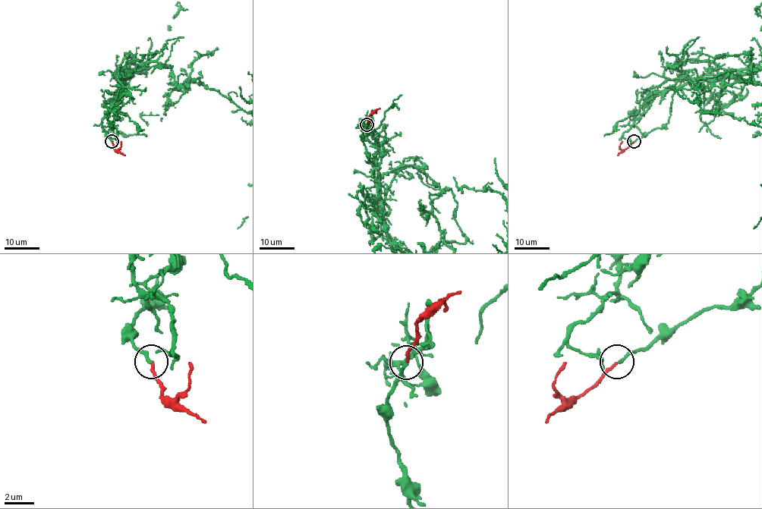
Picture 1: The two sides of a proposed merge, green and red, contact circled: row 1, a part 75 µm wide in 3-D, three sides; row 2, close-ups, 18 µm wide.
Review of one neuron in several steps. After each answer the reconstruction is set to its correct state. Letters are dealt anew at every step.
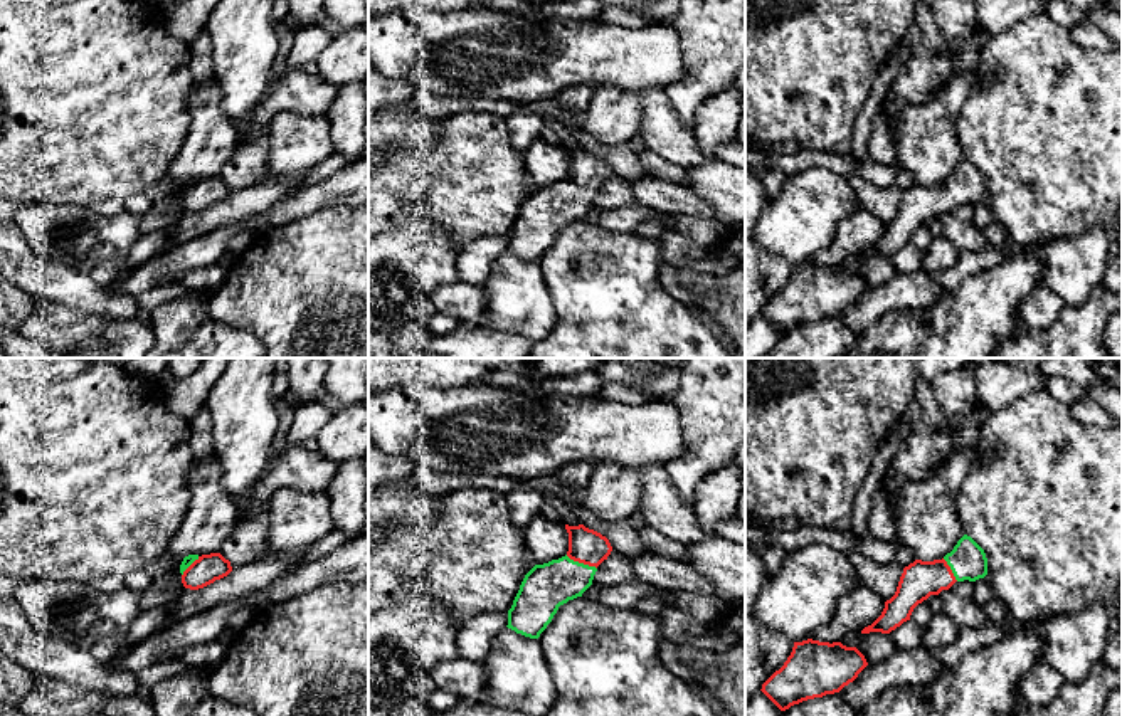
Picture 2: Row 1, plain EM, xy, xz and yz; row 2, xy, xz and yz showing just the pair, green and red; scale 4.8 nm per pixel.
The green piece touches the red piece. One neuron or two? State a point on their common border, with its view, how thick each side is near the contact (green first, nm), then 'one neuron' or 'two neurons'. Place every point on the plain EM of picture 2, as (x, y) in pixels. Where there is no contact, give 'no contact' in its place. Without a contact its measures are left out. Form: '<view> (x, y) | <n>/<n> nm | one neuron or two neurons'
xz (581, 187) | 220/170 nm | one neuron

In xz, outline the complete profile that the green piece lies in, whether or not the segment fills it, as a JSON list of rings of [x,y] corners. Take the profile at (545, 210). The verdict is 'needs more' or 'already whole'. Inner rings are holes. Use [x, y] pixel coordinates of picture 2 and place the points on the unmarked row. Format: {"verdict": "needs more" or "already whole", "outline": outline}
{"verdict": "needs more", "outline": [[[584,148],[569,150],[569,175],[558,183],[535,188],[523,202],[508,234],[508,252],[538,262],[558,230],[582,220],[592,208],[597,190],[612,170],[606,160]]]}

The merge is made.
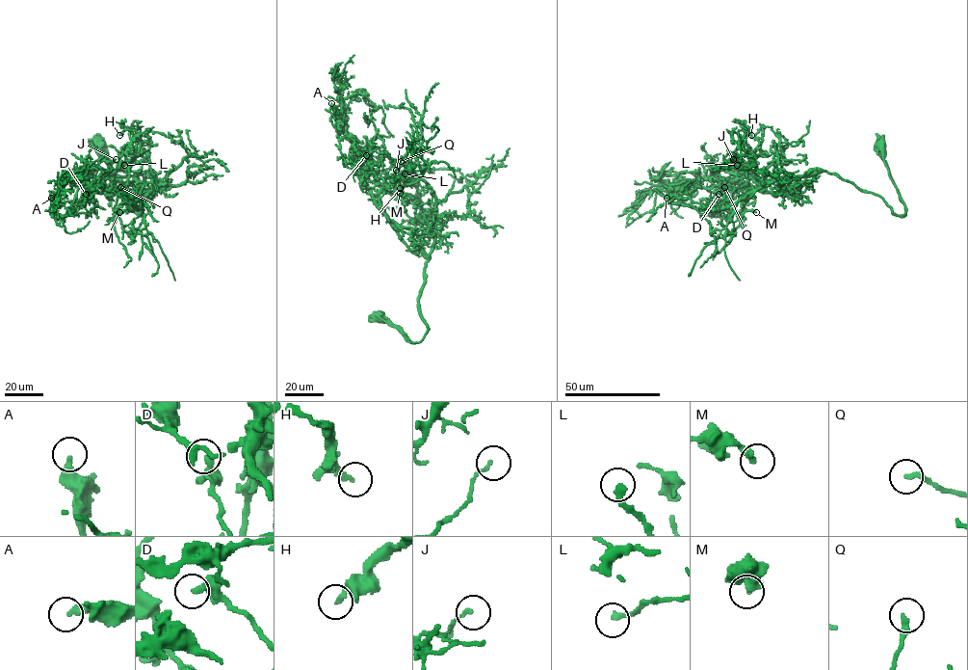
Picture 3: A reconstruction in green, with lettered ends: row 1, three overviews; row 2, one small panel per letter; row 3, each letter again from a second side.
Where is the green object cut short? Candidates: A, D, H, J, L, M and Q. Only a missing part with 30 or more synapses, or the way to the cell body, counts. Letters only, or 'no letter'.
no letter

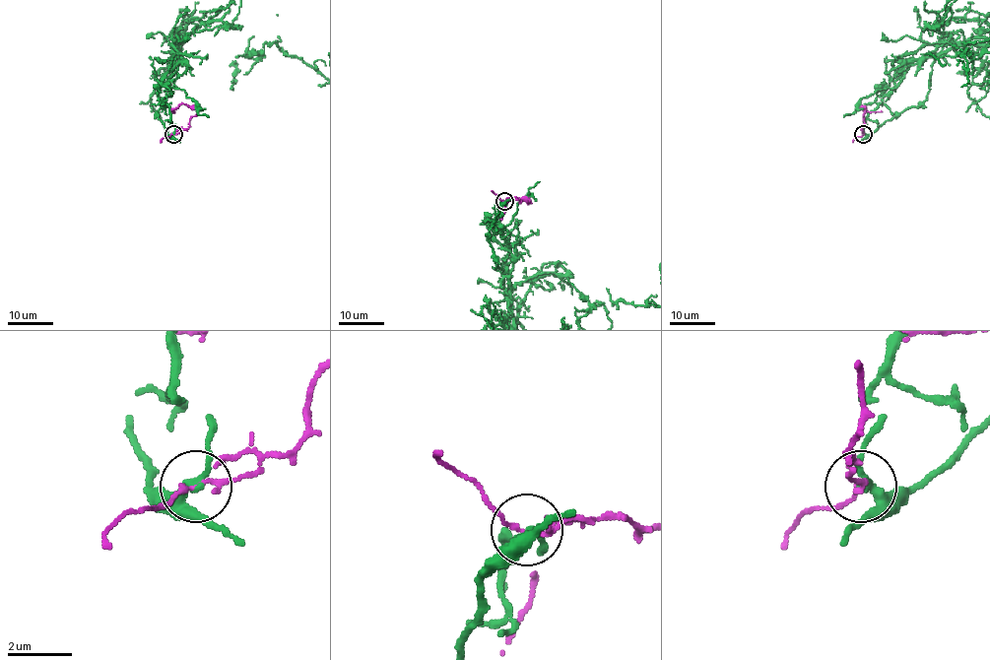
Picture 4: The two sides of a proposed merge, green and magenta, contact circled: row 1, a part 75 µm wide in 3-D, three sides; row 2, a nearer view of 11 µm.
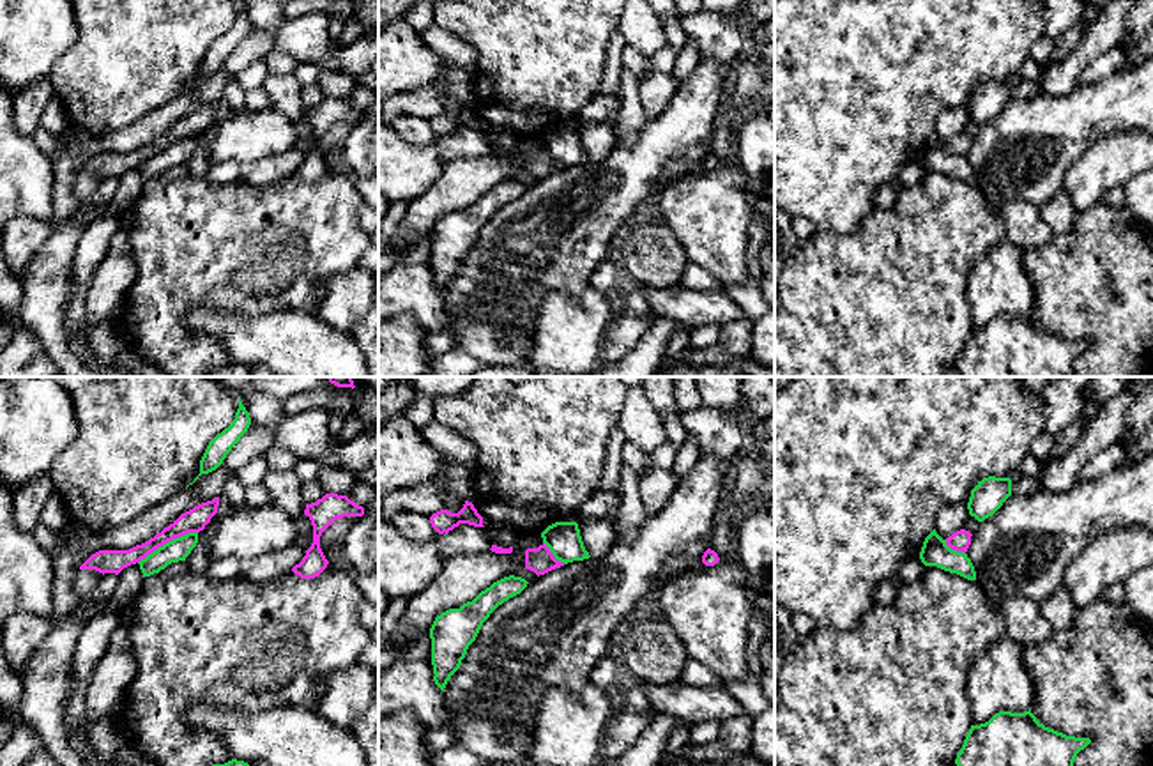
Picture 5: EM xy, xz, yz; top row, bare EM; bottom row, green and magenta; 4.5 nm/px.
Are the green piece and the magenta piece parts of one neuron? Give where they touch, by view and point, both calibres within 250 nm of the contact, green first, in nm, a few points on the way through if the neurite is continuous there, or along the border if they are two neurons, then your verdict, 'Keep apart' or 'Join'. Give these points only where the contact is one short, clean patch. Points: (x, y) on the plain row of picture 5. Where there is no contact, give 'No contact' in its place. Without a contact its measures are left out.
Touches green at xy (168, 145). Thickness 100 nm (green) against 110 nm. Keep apart

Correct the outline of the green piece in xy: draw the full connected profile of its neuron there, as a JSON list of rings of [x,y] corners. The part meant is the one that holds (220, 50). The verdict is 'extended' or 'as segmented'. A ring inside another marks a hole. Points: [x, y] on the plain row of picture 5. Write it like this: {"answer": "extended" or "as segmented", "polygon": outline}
{"answer": "as segmented", "polygon": [[[239,0],[239,12],[235,16],[235,23],[228,32],[225,32],[221,37],[218,37],[207,50],[202,64],[200,64],[200,78],[209,78],[216,74],[226,58],[232,55],[232,51],[241,44],[241,41],[248,35],[251,28],[249,16],[241,5]]]}

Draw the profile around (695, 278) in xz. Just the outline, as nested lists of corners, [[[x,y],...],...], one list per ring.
[[[688,262],[681,276],[679,287],[690,290],[711,290],[720,287],[720,281],[714,274],[711,274],[704,267],[697,265],[695,262]]]

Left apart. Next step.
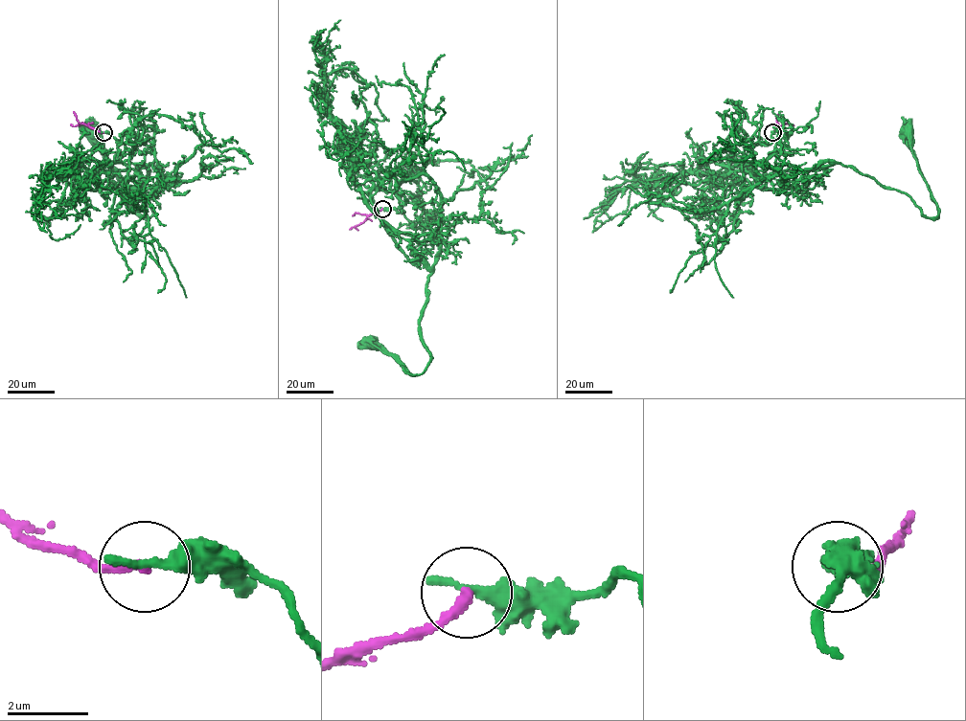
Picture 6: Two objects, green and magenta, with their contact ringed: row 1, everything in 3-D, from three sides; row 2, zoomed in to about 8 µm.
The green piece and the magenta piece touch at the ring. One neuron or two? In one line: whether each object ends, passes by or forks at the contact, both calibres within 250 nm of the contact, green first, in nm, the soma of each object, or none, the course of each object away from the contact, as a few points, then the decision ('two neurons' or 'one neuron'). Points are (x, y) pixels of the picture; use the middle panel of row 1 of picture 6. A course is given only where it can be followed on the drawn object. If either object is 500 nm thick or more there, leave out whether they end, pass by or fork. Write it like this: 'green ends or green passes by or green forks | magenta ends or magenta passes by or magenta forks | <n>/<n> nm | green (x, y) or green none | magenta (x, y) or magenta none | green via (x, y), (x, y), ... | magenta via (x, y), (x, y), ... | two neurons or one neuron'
green ends | magenta ends | 360/240 nm | green (370, 343) | magenta none | green via (382, 209), (403, 214), (409, 225), (439, 214), (440, 255), (420, 319), (431, 357), (412, 375), (370, 341) | magenta via (382, 209), (349, 229) | two neurons

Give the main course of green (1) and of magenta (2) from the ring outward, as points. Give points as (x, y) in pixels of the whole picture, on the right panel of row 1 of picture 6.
1: (772, 132), (778, 143), (789, 136), (779, 141), (777, 171), (852, 167), (935, 217), (905, 131)
2: (772, 132), (785, 123), (793, 124)

